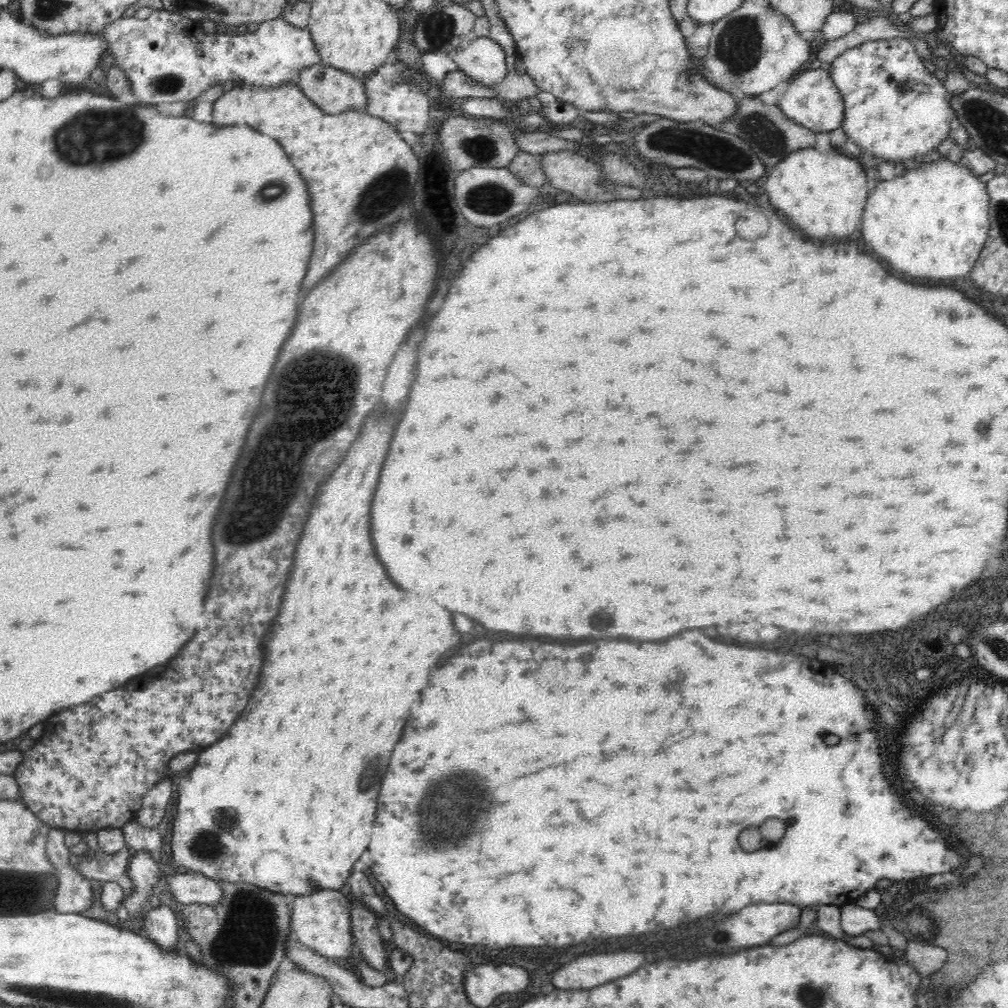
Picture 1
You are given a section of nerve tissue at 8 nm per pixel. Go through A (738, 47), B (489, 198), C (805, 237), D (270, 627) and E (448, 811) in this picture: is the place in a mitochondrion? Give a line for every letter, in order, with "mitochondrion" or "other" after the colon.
A: mitochondrion
B: mitochondrion
C: other
D: other
E: mitochondrion

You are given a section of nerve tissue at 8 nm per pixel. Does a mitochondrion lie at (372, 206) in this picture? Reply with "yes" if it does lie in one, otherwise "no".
yes

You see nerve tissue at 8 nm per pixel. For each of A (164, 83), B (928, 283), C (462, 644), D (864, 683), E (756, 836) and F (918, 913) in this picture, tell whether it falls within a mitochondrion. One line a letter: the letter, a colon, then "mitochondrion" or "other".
A: mitochondrion
B: other
C: other
D: mitochondrion
E: mitochondrion
F: mitochondrion

